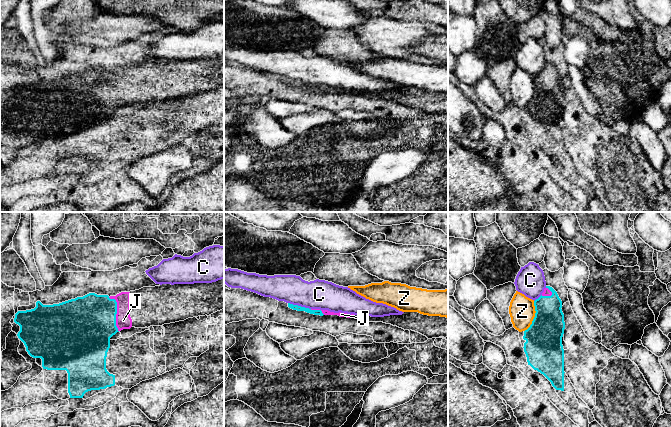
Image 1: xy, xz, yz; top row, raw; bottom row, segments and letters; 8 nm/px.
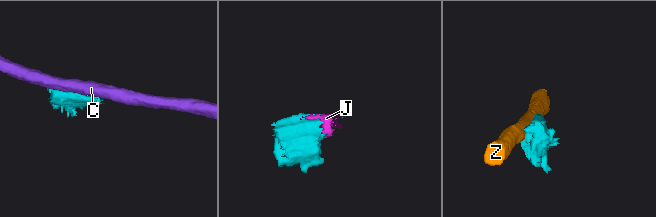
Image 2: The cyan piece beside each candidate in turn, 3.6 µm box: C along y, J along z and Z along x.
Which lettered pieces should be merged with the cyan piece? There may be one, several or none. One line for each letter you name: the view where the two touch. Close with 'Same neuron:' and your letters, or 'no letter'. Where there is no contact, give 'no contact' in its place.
J: xy
Same neuron: J

